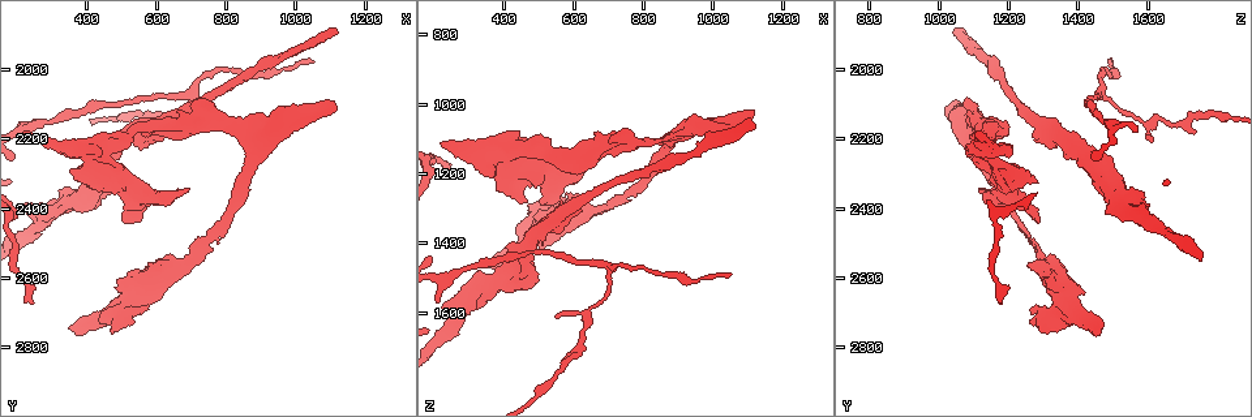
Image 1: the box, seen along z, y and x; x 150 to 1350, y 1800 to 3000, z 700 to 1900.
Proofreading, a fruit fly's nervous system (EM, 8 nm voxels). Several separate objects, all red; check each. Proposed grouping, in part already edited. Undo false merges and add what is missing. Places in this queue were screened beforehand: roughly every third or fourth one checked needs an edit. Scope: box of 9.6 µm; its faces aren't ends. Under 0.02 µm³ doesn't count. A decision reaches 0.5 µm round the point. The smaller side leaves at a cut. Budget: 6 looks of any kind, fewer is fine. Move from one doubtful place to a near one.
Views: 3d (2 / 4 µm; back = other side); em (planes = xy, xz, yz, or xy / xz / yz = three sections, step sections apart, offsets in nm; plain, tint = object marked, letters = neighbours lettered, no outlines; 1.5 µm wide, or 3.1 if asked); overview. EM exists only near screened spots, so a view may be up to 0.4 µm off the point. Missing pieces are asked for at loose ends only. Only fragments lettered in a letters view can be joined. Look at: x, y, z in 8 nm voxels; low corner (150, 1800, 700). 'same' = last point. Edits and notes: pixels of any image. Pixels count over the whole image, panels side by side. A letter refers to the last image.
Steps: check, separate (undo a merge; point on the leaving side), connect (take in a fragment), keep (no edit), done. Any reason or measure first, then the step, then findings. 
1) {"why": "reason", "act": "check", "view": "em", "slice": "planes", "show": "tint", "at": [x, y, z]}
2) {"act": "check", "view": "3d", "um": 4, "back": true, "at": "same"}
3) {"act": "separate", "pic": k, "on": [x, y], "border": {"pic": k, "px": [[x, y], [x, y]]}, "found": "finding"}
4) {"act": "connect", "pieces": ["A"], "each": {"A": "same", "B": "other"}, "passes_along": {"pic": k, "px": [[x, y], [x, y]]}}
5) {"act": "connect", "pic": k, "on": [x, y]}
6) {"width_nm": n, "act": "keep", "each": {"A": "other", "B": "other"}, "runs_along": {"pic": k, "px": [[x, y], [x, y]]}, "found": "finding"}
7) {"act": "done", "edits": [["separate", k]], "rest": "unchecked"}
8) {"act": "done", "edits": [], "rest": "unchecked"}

{"why": "thin neck", "act": "check", "view": "3d", "um": 4, "at": [880, 2220, 1110]}

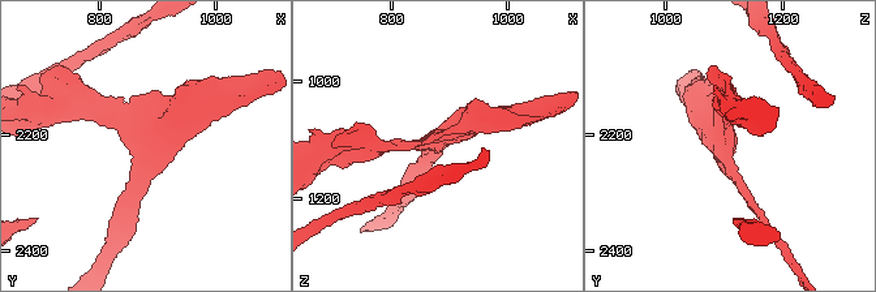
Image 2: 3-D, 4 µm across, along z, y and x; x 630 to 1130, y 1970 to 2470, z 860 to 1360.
{"act": "check", "view": "em", "slice": "planes", "show": "tint", "at": [870, 2220, 1105]}

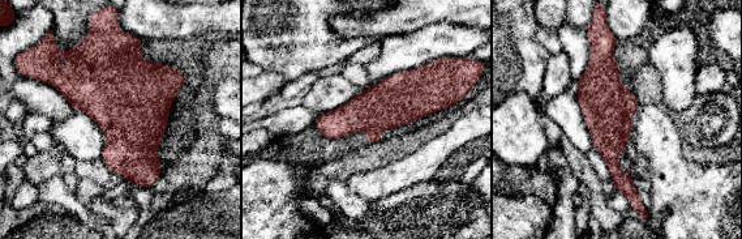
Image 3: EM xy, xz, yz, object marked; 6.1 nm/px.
{"act": "check", "view": "em", "slice": "planes", "show": "letters", "at": "same"}

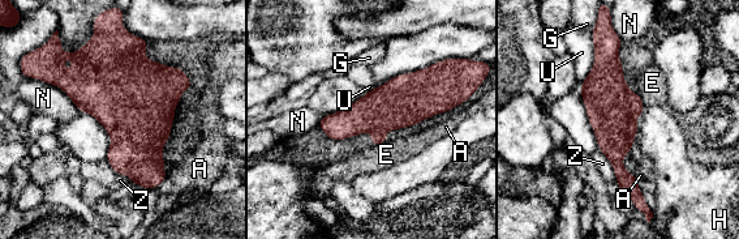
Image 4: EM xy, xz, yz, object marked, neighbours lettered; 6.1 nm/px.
{"width_nm": 240, "act": "keep", "each": {"A": "other", "E": "other", "G": "other", "H": "other", "N": "other", "U": "other", "Z": "other"}, "runs_along": {"pic": 4, "px": [[610, 47], [615, 159], [639, 197]]}, "found": "continuous, no second neuron"}

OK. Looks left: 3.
{"why": "a fork", "act": "check", "view": "em", "slice": "xz", "step": 4, "show": "letters", "at": [560, 2350, 1190]}

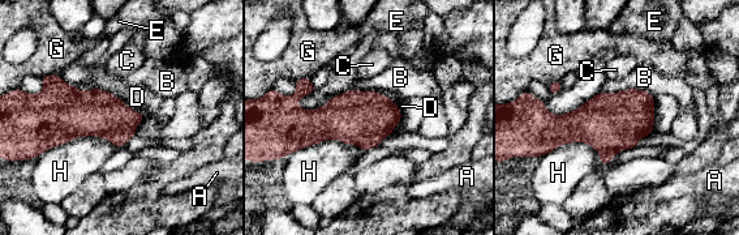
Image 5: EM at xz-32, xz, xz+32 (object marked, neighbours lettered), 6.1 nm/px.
{"why": "another direction", "act": "check", "view": "em", "slice": "planes", "show": "letters", "at": "same"}

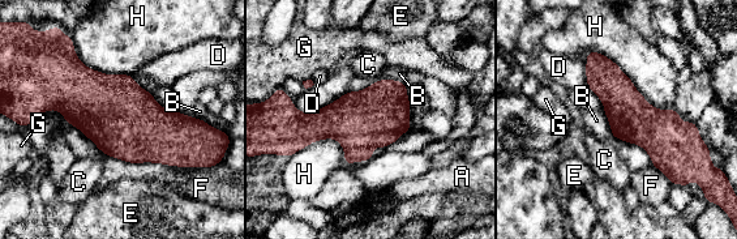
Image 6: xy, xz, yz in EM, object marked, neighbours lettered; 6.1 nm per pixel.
{"width_nm": 380, "act": "keep", "each": {"A": "other", "B": "other", "C": "other", "D": "other", "E": "other", "F": "other", "G": "other", "H": "other"}, "border": {"pic": 6, "px": [[99, 149], [106, 154]]}, "found": "one neuron here"}

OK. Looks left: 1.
{"act": "done", "edits": [], "rest": "unchecked"}

